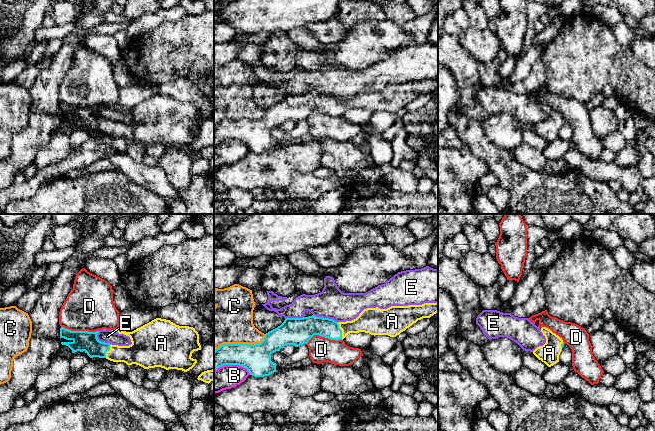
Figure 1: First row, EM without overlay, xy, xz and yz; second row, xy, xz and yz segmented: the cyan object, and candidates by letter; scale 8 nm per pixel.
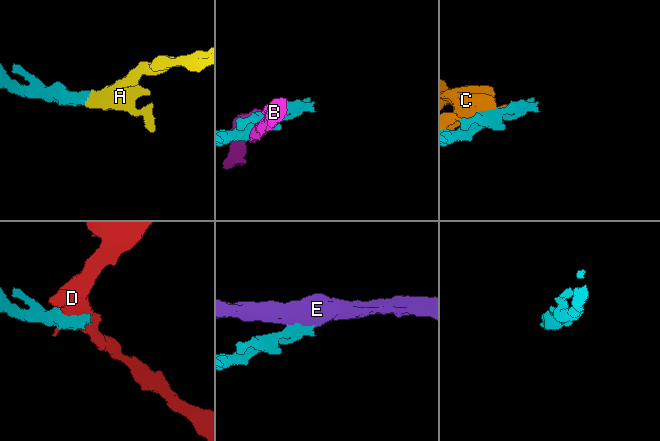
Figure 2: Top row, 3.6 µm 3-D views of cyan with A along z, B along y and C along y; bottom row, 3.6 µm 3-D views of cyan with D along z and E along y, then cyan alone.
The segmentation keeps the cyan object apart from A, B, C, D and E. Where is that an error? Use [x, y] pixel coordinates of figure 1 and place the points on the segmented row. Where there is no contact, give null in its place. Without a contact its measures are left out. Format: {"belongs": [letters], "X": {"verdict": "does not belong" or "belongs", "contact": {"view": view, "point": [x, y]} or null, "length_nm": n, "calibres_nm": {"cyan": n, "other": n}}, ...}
{"belongs": ["A"], "A": {"verdict": "belongs", "contact": {"view": "xz", "point": [341, 331]}, "length_nm": 150, "calibres_nm": {"cyan": 160, "other": 200}}, "B": {"verdict": "does not belong", "contact": {"view": "xz", "point": [233, 364]}, "length_nm": 300, "calibres_nm": {"cyan": 240, "other": 190}}, "C": {"verdict": "does not belong", "contact": {"view": "xz", "point": [241, 344]}, "length_nm": 440, "calibres_nm": {"cyan": 240, "other": 360}}, "D": {"verdict": "does not belong", "contact": {"view": "xz", "point": [323, 336]}, "length_nm": 300, "calibres_nm": {"cyan": 220, "other": 200}}, "E": {"verdict": "does not belong", "contact": {"view": "xz", "point": [325, 318]}, "length_nm": 220, "calibres_nm": {"cyan": 220, "other": 240}}}

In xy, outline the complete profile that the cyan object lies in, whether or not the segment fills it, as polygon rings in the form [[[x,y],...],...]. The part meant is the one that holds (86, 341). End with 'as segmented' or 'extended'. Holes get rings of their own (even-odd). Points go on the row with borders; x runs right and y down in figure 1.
[[[156,318],[132,332],[119,327],[111,331],[129,336],[132,344],[112,345],[98,340],[99,331],[71,331],[64,327],[60,328],[60,337],[67,341],[61,344],[68,346],[72,353],[84,351],[90,358],[136,364],[144,369],[161,367],[184,372],[197,363],[191,357],[192,353],[201,350],[199,334],[195,328],[179,326],[166,319]]]; extended

